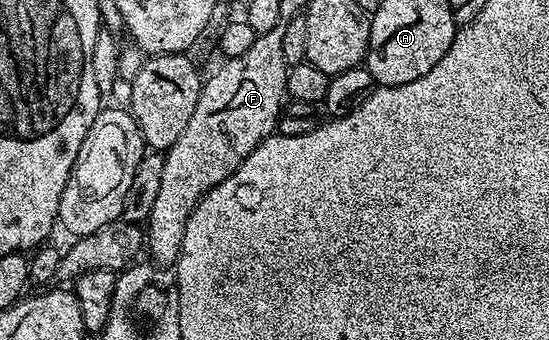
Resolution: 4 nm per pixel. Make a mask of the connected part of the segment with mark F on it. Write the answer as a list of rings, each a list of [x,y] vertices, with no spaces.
[[[273,28],[270,32],[258,34],[252,42],[250,50],[225,61],[223,68],[218,68],[209,77],[205,77],[202,93],[198,95],[196,110],[192,110],[192,118],[188,118],[188,126],[184,126],[180,138],[171,148],[165,149],[164,175],[160,182],[160,190],[156,194],[156,202],[152,202],[149,220],[144,224],[144,244],[152,255],[153,263],[159,266],[174,266],[178,263],[178,253],[182,251],[182,235],[186,229],[186,220],[198,201],[211,192],[220,182],[224,182],[239,168],[268,137],[275,135],[278,117],[283,115],[286,94],[286,74],[288,66],[284,62],[284,42],[282,28]]]

